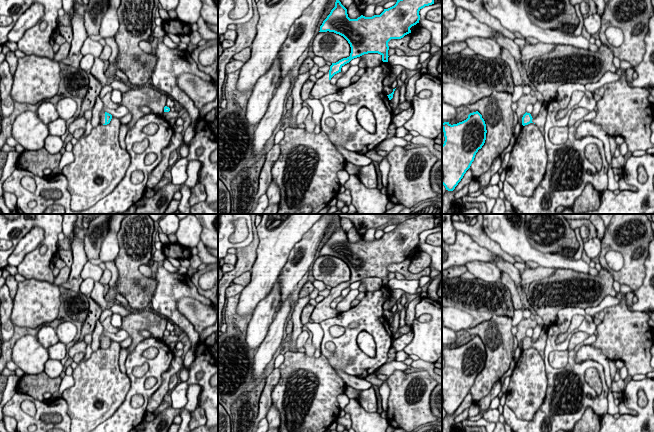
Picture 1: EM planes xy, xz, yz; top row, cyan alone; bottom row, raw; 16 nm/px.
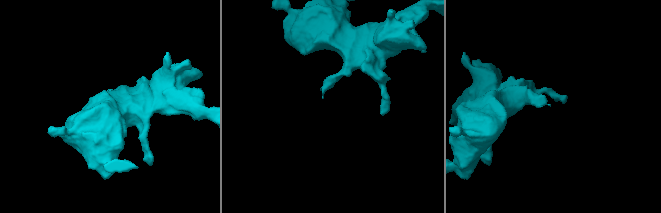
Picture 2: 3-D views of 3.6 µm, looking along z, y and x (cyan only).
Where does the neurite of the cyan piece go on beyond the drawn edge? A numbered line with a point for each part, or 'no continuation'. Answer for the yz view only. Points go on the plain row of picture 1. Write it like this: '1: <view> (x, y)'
1: yz (540, 343)

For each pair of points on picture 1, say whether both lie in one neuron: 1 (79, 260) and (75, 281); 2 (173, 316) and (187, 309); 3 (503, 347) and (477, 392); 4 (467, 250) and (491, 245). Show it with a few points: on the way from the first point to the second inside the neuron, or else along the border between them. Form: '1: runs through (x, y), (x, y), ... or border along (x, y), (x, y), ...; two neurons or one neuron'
1: runs through (77, 265), (75, 276); one neuron
2: border along (183, 296), (177, 309), (195, 331); two neurons
3: runs through (499, 358), (494, 370), (484, 381); one neuron
4: border along (464, 233), (467, 233), (481, 246), (500, 256); two neurons

